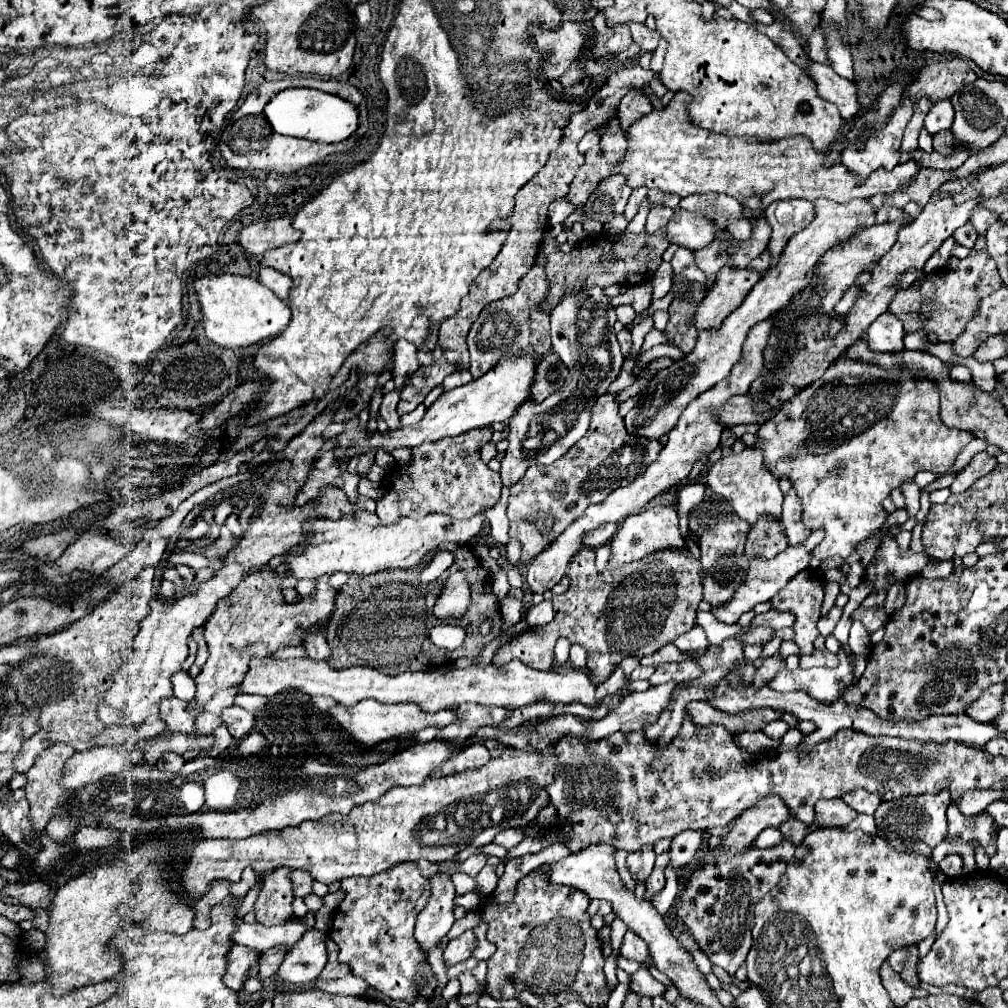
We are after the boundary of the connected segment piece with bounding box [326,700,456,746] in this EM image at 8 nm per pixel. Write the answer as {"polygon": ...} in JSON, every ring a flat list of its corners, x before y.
{"polygon":[[362,700,354,708,336,706,326,712,326,716,332,718,332,722,336,722,342,730,346,730,356,742,360,742,364,746,376,746,388,738,416,734,430,726,436,726,438,730,442,730,456,720,454,714,456,714,454,710,440,710,436,714,430,714,430,712,424,712,416,704,378,704,376,700]]}

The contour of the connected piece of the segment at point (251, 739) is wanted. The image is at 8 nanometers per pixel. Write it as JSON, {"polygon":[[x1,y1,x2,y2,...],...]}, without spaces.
{"polygon":[[251,732,247,737,241,740,238,751,242,756,259,755,264,749,268,748,268,741,260,732]]}

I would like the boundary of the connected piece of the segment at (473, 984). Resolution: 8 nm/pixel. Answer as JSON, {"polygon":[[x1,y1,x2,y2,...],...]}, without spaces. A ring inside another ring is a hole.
{"polygon":[[464,972,458,976,460,980,460,994,472,994,472,992,478,992,482,994,482,984,472,976,472,972]]}

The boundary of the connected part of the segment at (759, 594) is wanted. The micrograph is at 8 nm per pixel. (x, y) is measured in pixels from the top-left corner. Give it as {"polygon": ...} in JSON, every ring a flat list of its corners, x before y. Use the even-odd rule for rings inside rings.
{"polygon":[[818,528,818,530,812,530,812,534,802,544,788,546,784,552,776,554,772,560,752,558,750,560,750,568,746,572,746,584,742,584,742,588,738,588,738,596,734,596,734,600,730,600,730,604,726,604,726,608,712,608,712,612,718,616,718,620,722,620,726,624,734,624,734,622,738,622,740,614,752,610,760,602,772,600,776,596,776,592,782,590,798,572,802,572,802,570,808,568,808,562,812,558,812,550,822,540,824,540,824,528]]}

